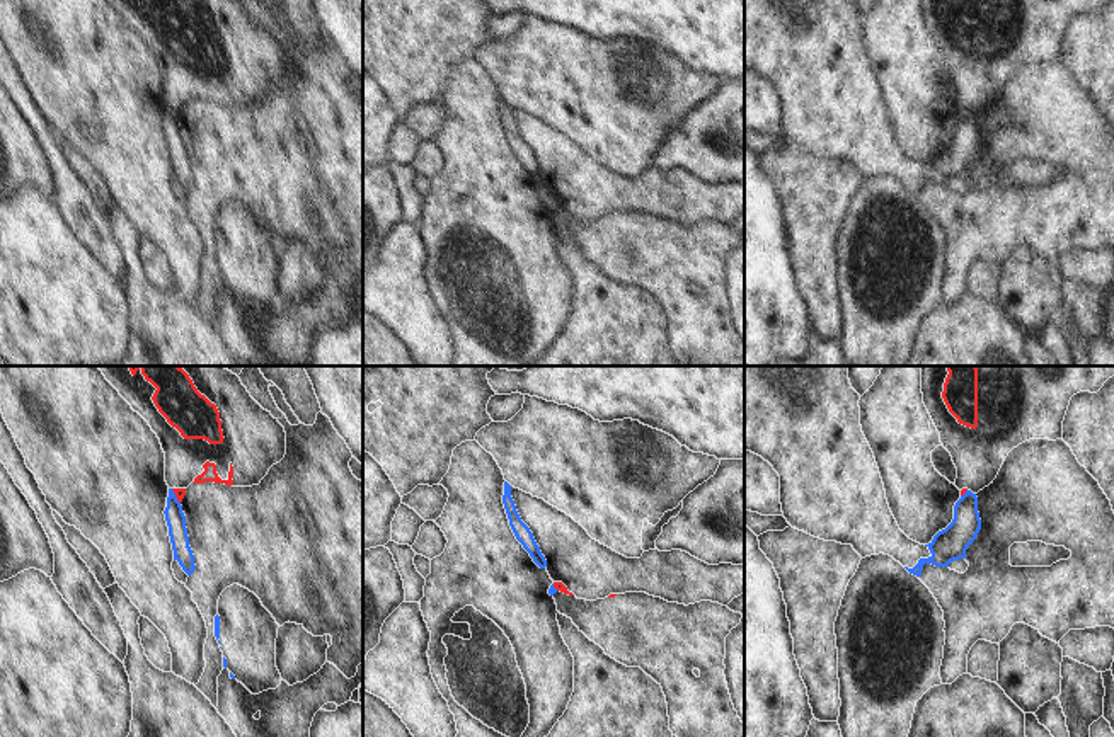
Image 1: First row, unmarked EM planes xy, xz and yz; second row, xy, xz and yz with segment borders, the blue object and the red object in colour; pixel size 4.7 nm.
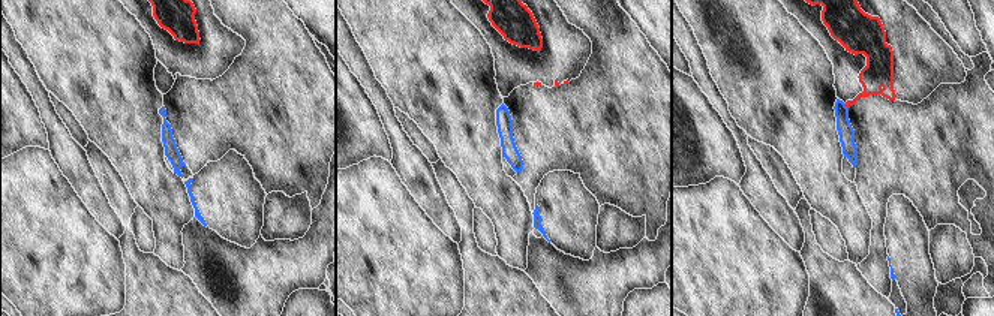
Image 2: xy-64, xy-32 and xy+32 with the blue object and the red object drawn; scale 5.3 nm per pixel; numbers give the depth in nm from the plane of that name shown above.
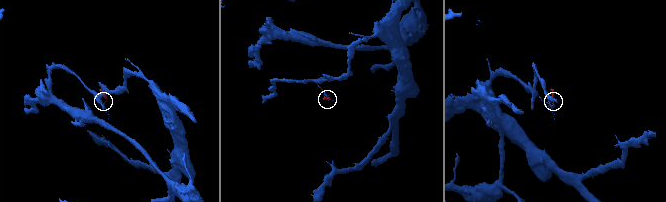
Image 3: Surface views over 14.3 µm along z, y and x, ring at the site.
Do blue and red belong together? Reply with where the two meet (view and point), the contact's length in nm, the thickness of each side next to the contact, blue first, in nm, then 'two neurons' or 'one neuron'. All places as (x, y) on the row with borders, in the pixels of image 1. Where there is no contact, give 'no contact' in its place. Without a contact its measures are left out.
meets blue in xy at (174, 496); contact 80 nm long; 90 nm thick on the blue side, 50 nm on the other; two neurons

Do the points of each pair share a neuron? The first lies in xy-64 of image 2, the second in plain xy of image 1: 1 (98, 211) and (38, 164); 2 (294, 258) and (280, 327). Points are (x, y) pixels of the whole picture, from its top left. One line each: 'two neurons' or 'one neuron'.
1: two neurons
2: one neuron

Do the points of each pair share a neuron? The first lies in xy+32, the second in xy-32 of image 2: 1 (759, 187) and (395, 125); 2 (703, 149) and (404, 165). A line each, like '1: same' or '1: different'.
1: same
2: different

